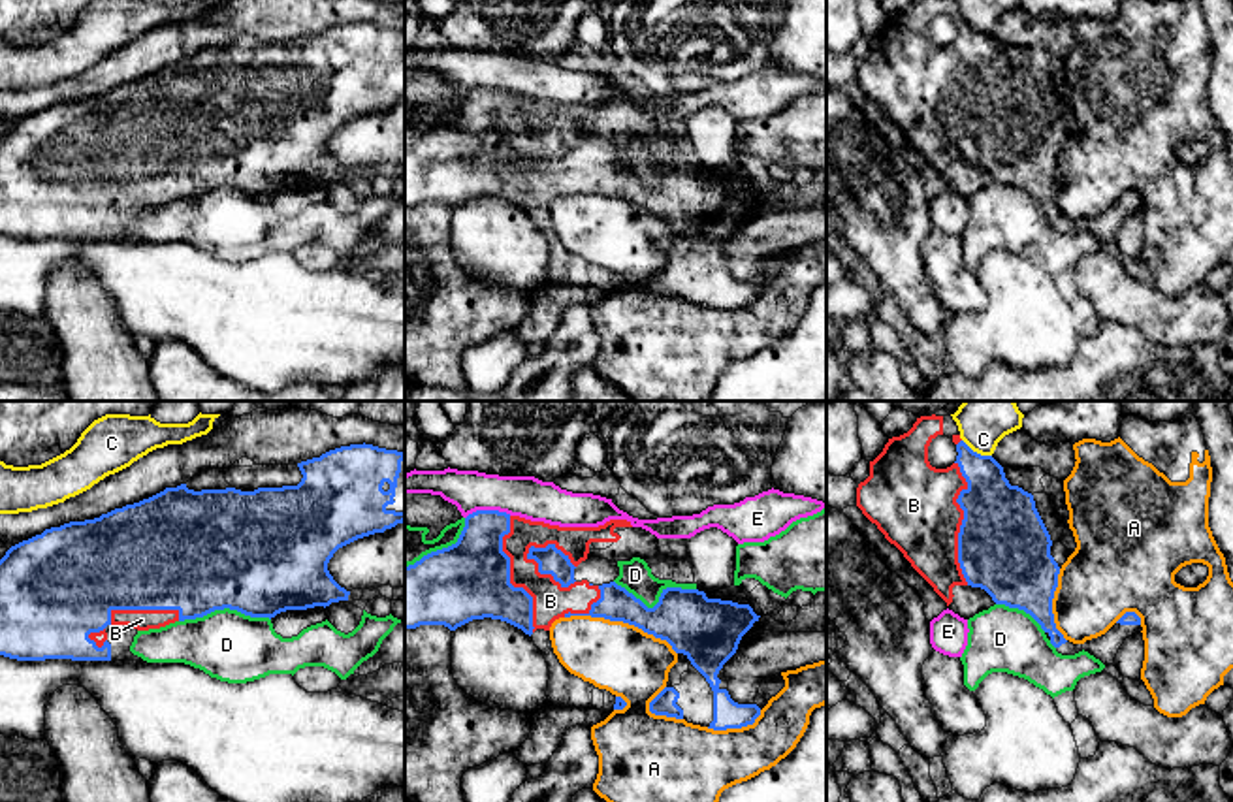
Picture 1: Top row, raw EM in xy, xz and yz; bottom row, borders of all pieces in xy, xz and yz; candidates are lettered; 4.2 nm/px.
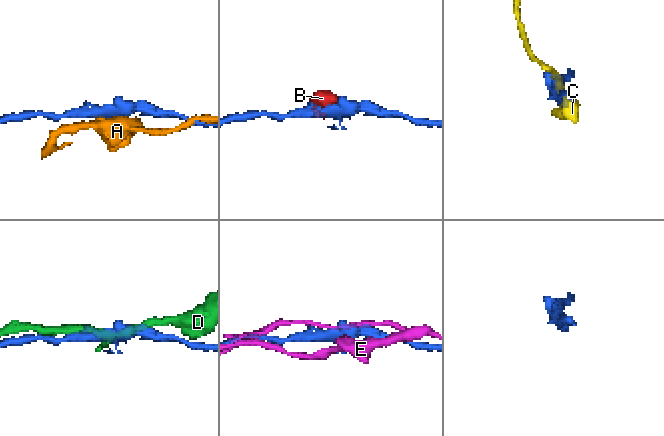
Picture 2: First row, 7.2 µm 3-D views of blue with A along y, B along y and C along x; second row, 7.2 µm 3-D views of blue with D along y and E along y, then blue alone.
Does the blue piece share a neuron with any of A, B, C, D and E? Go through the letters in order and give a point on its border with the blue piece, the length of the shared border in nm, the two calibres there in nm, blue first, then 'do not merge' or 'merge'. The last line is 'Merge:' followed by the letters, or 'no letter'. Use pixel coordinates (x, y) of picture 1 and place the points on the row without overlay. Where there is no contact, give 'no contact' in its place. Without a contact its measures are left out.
A: contact xz (622, 198); length 500 nm; calibres 240 and 300 nm; do not merge
B: contact yz (962, 102); length 550 nm; calibres 400 and 360 nm; merge
C: contact yz (976, 31); length 150 nm; calibres 240 and 140 nm; do not merge
D: contact xy (224, 185); length 400 nm; calibres 500 and 300 nm; do not merge
E: contact xz (488, 89); length 200 nm; calibres 280 and 180 nm; do not merge
Merge: B

